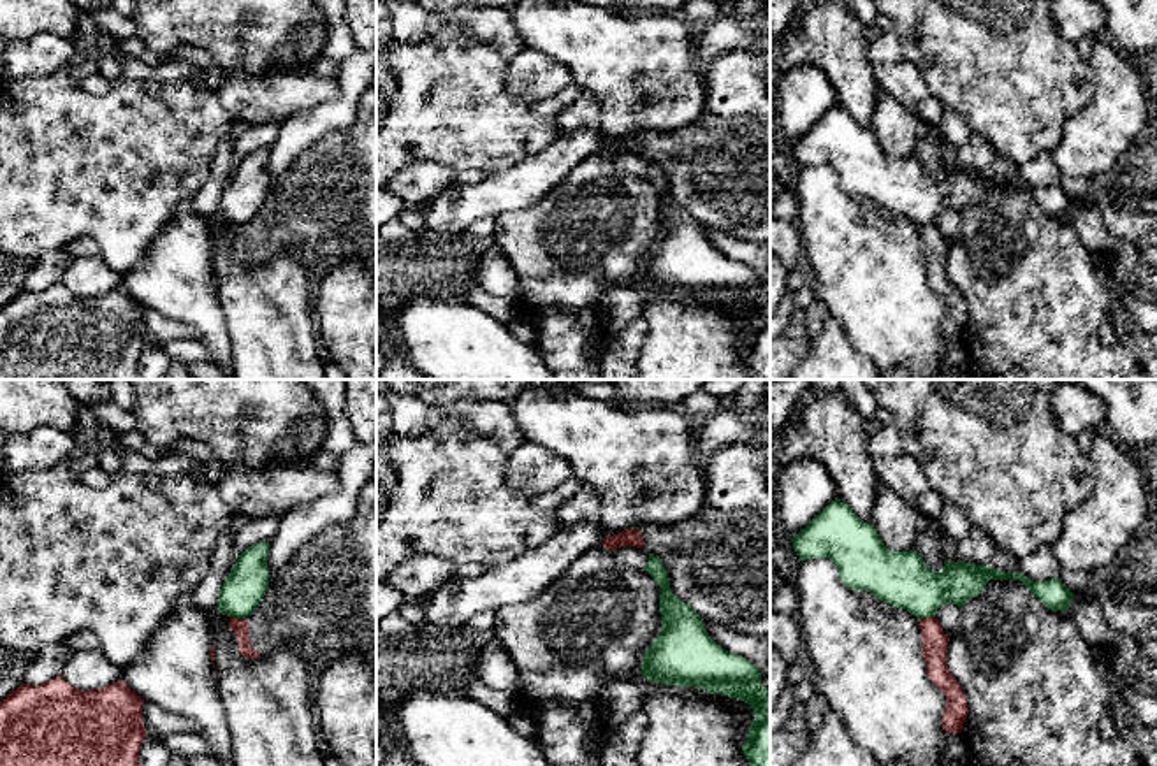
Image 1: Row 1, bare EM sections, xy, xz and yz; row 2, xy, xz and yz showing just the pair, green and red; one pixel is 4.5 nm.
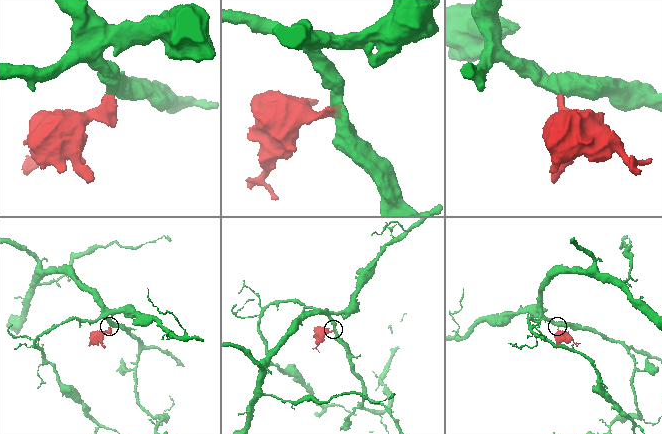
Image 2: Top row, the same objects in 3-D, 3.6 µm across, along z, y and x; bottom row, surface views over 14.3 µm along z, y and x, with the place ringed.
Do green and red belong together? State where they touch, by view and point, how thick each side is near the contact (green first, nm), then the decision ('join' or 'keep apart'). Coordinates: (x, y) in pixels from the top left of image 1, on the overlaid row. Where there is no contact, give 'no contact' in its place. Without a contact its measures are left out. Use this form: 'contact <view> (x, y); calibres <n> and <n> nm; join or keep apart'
contact yz (925, 617); calibres 260 and 120 nm; keep apart

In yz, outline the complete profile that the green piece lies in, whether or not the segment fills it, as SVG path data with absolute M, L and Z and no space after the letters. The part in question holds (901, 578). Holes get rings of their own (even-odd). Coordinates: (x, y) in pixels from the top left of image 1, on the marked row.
M840 499L832 501L790 539L800 560L830 559L846 587L867 590L918 620L935 617L948 603L962 608L990 580L1020 580L1051 611L1067 611L1074 599L1060 578L1034 582L1020 571L1006 573L988 564L944 559L944 567L935 573L916 550L886 548L874 525L860 520Z

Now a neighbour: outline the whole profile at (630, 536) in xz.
M707 506L684 522L644 524L607 536L603 546L610 552L637 546L658 555L673 596L689 604L705 624L716 622L742 634L770 636L770 517L749 509L719 511Z

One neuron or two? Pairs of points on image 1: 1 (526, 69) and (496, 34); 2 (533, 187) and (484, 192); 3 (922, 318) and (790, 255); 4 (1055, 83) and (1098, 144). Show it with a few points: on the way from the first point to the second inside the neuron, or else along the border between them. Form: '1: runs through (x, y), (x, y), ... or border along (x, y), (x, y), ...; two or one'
1: border along (526, 46), (509, 58); two
2: runs through (521, 187), (496, 192); one
3: border along (795, 224), (806, 255); two
4: border along (1096, 78), (1094, 97), (1066, 122), (1052, 148); two

